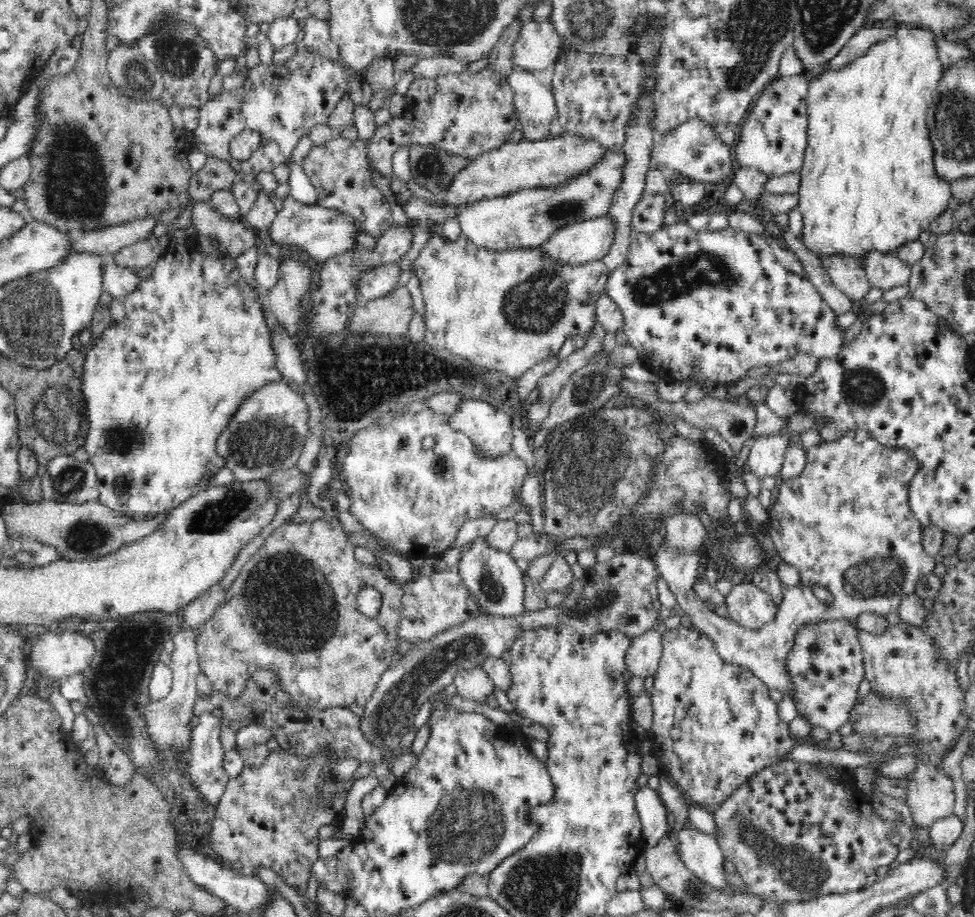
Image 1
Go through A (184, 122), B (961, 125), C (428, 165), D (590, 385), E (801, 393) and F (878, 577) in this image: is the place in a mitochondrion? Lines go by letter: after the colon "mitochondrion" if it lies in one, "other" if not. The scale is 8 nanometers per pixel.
A: other
B: mitochondrion
C: mitochondrion
D: mitochondrion
E: other
F: mitochondrion

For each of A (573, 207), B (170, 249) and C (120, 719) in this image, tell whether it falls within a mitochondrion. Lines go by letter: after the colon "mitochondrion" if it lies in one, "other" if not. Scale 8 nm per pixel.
A: mitochondrion
B: other
C: mitochondrion

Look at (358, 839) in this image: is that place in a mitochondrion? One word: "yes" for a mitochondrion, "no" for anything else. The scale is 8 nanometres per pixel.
no

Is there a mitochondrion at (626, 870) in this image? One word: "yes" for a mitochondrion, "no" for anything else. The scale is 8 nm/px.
no

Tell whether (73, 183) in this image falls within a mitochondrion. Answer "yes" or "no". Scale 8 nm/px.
yes

